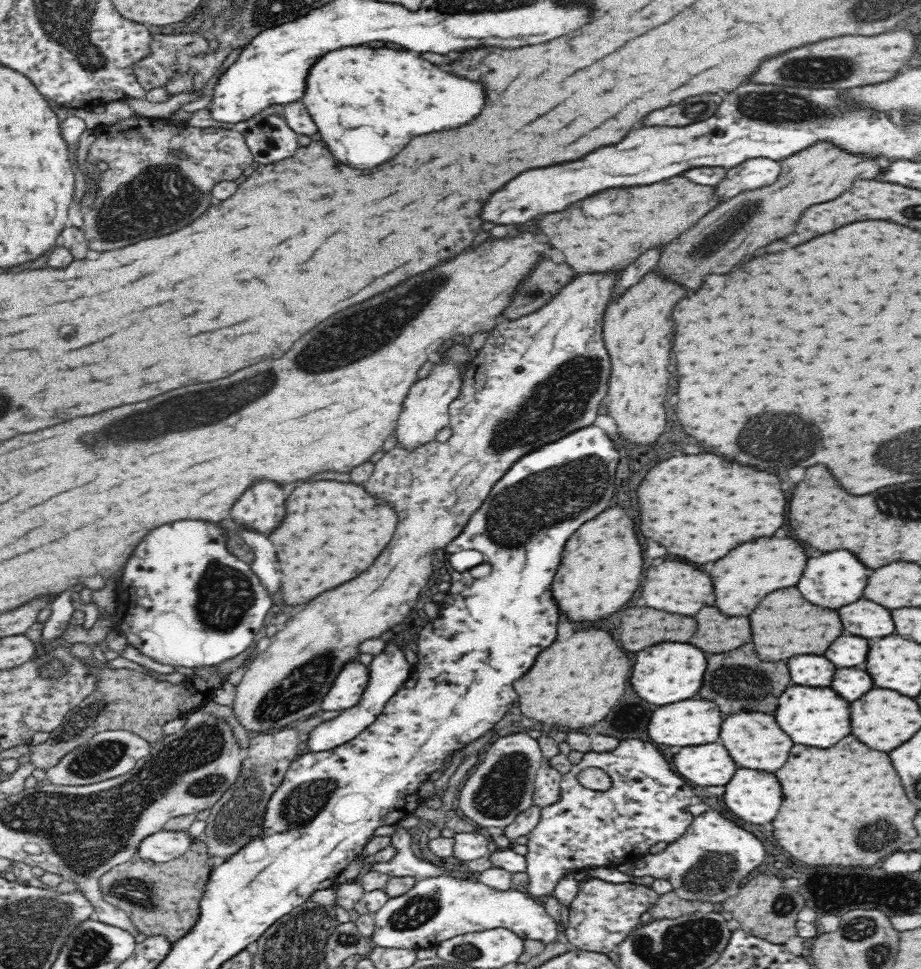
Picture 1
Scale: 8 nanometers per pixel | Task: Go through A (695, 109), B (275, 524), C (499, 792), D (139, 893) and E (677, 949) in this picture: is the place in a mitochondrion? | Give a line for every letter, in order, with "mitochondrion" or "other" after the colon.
A: mitochondrion
B: other
C: mitochondrion
D: mitochondrion
E: mitochondrion

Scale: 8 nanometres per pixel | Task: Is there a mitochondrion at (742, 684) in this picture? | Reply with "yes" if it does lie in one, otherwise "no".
yes

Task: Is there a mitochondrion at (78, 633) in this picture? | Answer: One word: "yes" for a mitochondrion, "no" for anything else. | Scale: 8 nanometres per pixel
no

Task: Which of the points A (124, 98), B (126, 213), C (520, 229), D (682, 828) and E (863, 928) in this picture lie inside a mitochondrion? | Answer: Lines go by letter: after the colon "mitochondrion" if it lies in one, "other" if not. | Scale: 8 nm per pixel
A: other
B: mitochondrion
C: other
D: other
E: mitochondrion

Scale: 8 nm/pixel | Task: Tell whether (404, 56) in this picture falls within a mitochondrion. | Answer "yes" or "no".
no

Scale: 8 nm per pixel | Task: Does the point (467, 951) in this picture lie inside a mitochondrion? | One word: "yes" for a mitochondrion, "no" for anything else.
yes

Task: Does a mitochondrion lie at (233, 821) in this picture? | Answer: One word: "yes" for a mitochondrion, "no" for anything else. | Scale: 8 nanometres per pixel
yes

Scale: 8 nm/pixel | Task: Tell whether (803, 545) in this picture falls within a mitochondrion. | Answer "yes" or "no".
no

